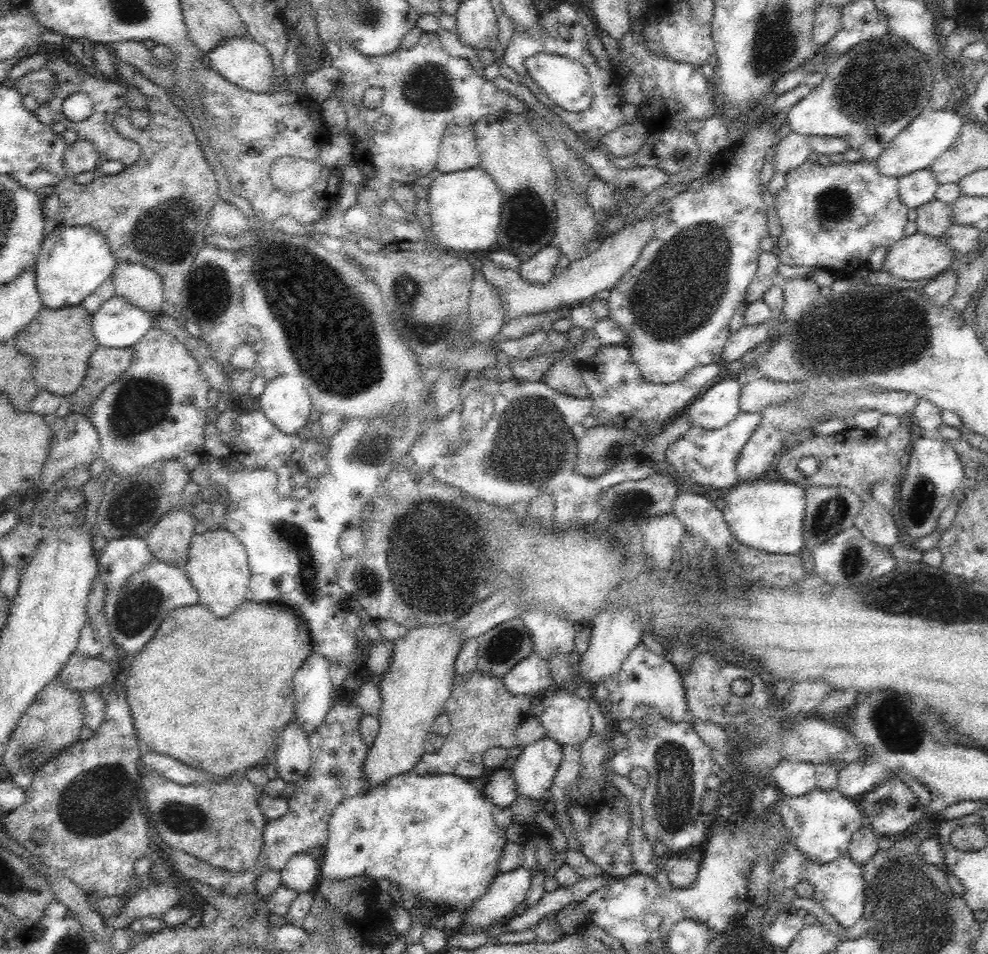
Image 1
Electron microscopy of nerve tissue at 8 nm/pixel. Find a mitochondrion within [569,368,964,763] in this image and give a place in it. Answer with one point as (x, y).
(894, 723)

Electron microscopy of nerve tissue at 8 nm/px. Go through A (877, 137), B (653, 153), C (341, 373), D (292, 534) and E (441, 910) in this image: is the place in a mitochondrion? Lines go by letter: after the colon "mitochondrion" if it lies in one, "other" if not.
A: other
B: other
C: mitochondrion
D: mitochondrion
E: other

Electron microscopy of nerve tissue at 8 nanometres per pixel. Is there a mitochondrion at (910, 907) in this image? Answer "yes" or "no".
yes

